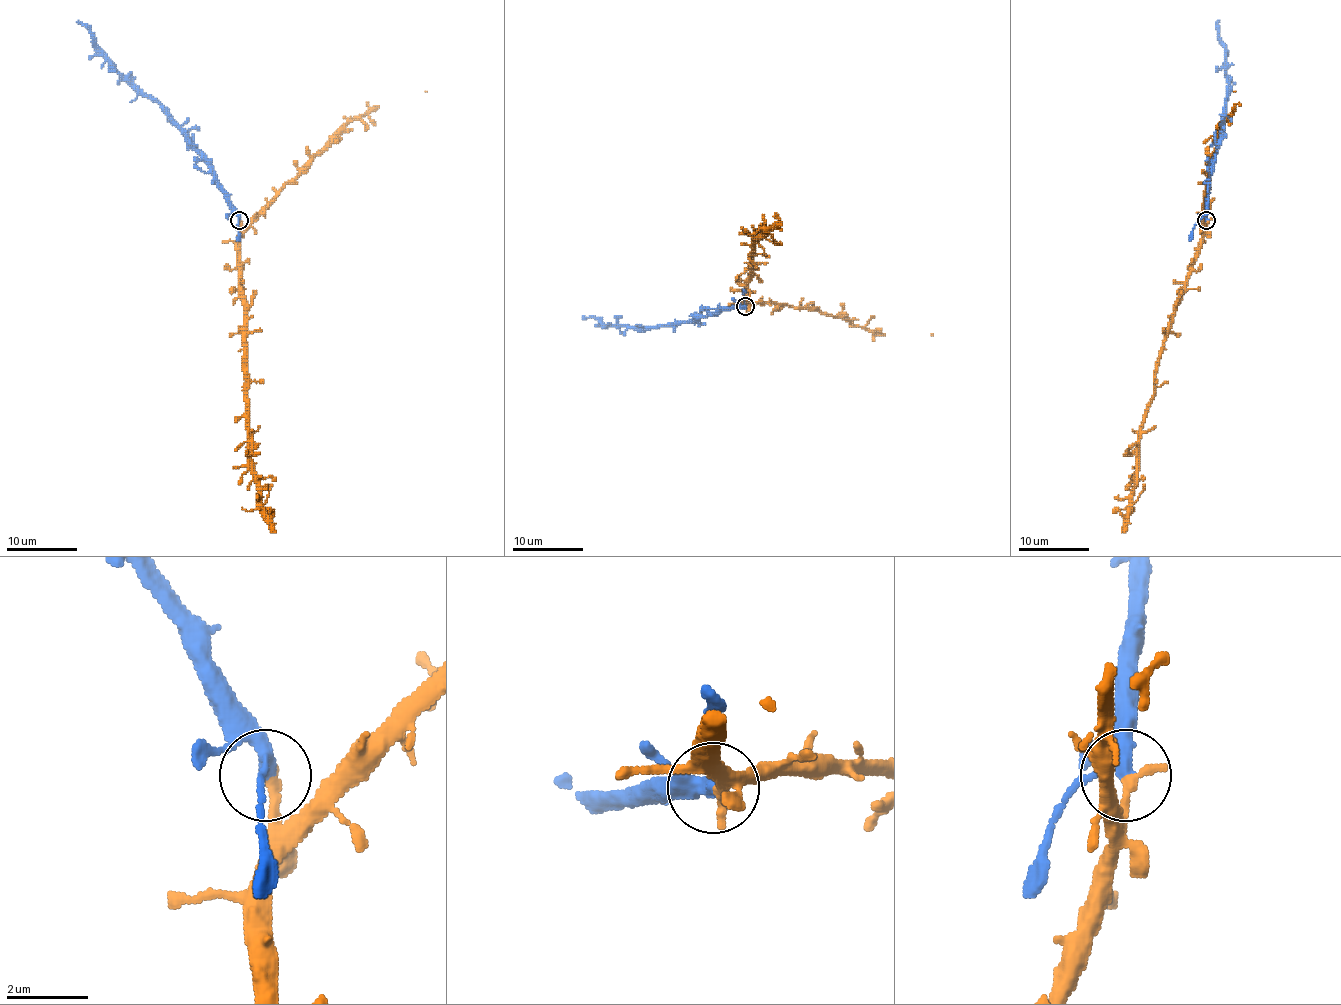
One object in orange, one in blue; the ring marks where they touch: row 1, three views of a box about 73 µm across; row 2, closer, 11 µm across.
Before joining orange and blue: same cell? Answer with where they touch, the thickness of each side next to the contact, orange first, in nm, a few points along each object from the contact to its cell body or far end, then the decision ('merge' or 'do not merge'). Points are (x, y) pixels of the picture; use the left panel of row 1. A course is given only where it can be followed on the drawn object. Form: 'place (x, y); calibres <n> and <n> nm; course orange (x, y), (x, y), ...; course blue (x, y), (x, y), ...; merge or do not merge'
place (239, 220); calibres 280 and 280 nm; course orange (238, 221), (245, 418), (251, 440), (251, 468), (263, 520), (276, 532); course blue (238, 219), (213, 166), (160, 105), (144, 97), (123, 75), (94, 36), (76, 22); merge

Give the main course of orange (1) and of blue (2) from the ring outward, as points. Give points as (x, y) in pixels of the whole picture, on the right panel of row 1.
1: (1207, 221), (1200, 253), (1161, 353), (1155, 393), (1139, 440), (1132, 505), (1121, 532)
2: (1207, 219), (1209, 178), (1228, 75), (1226, 49), (1216, 22)

